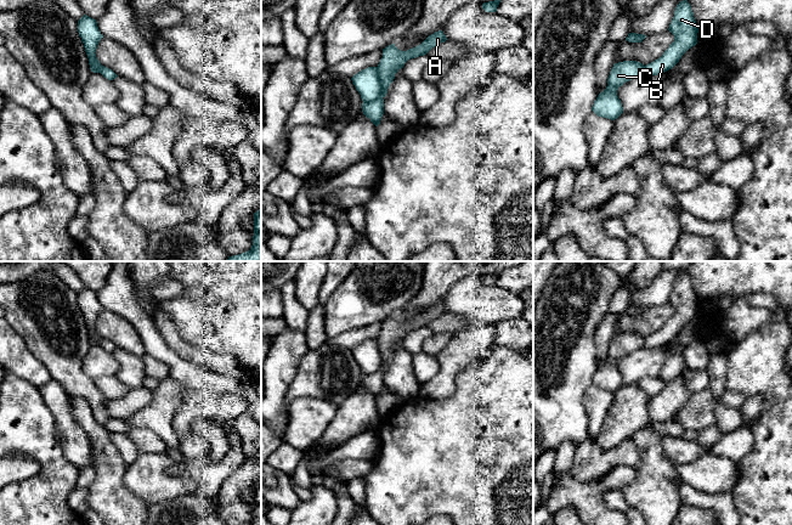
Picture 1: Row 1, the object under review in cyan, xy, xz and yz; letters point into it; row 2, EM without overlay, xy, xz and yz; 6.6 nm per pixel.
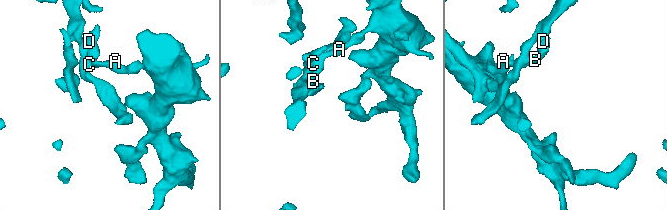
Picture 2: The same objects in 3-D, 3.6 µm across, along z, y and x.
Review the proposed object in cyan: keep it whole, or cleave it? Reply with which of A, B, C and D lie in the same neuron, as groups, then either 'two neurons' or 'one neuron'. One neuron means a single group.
A B D / C; two neurons

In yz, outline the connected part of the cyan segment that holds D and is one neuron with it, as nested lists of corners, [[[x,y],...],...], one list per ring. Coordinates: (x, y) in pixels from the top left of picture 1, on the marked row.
[[[688,0],[677,5],[668,30],[674,35],[674,41],[660,58],[645,66],[644,75],[658,75],[672,69],[697,44],[698,27]]]

